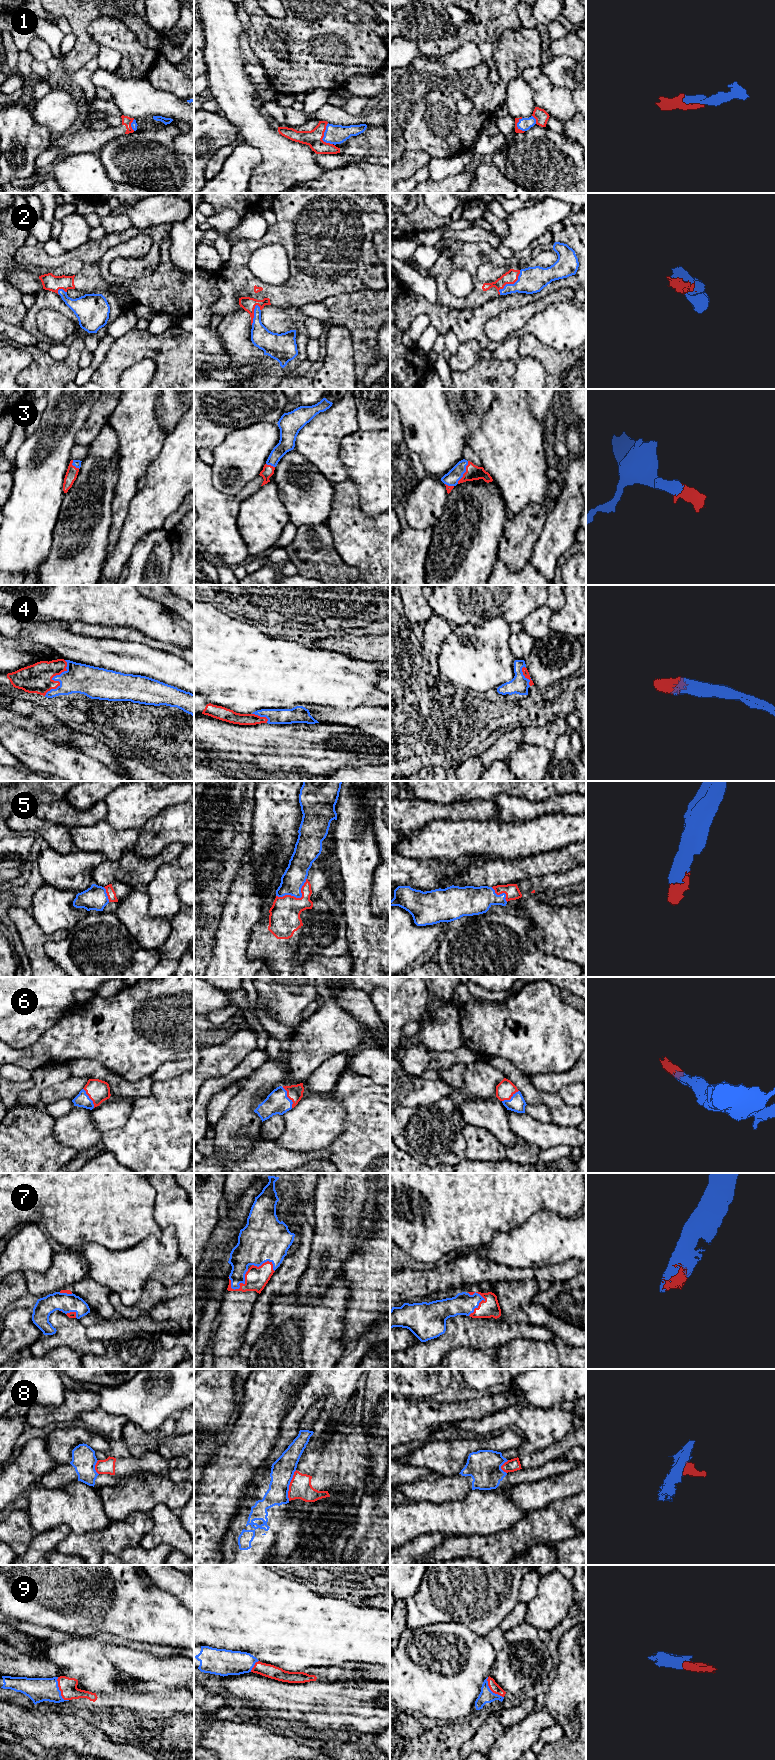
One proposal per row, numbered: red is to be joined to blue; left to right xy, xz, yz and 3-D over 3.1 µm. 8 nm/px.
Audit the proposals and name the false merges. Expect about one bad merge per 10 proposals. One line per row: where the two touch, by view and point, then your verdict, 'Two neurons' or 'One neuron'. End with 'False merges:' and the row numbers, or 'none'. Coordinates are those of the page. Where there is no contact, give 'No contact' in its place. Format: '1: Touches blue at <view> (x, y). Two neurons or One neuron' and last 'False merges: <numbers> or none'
1: Touches blue at xz (324, 136). One neuron
2: Touches blue at yz (510, 284). One neuron
3: Touches blue at yz (465, 471). One neuron
4: Touches blue at xy (53, 679). One neuron
5: Touches blue at xz (297, 897). One neuron
6: Touches blue at xz (287, 1097). One neuron
7: Touches blue at xz (243, 1283). One neuron
8: Touches blue at xz (289, 1484). Two neurons
9: Touches blue at xy (59, 1690). One neuron
False merges: 8

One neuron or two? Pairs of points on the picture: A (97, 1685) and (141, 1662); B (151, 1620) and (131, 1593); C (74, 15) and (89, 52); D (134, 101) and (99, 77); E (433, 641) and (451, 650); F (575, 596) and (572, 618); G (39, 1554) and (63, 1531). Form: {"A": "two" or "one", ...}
{"A": "two", "B": "one", "C": "one", "D": "one", "E": "two", "F": "one", "G": "one"}

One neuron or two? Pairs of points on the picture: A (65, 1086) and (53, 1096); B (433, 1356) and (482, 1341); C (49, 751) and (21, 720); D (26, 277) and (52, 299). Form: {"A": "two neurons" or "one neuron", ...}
{"A": "one neuron", "B": "one neuron", "C": "two neurons", "D": "two neurons"}

